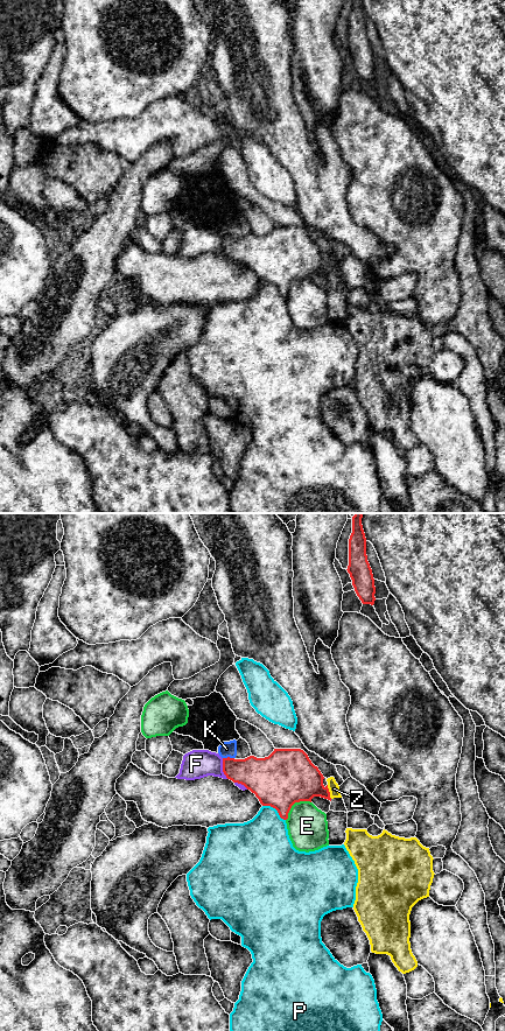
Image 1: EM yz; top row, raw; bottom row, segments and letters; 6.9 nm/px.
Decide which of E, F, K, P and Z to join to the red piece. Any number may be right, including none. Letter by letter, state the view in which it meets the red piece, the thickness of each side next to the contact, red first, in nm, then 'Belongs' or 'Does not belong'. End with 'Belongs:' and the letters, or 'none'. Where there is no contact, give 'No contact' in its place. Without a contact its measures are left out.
E: Touches red in yz. Thickness 380 nm (red) against 280 nm. Does not belong
F: Touches red in yz. Thickness 240 nm (red) against 200 nm. Does not belong
K: Touches red in yz. Thickness 240 nm (red) against 110 nm. Does not belong
P: Touches red in yz. Thickness 380 nm (red) against 360 nm. Does not belong
Z: Touches red in yz. Thickness 320 nm (red) against 80 nm. Does not belong
Belongs: none

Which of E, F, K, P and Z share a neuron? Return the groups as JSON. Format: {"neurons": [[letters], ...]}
{"neurons": [["E"], ["F"], ["K"], ["P"], ["Z"]]}

